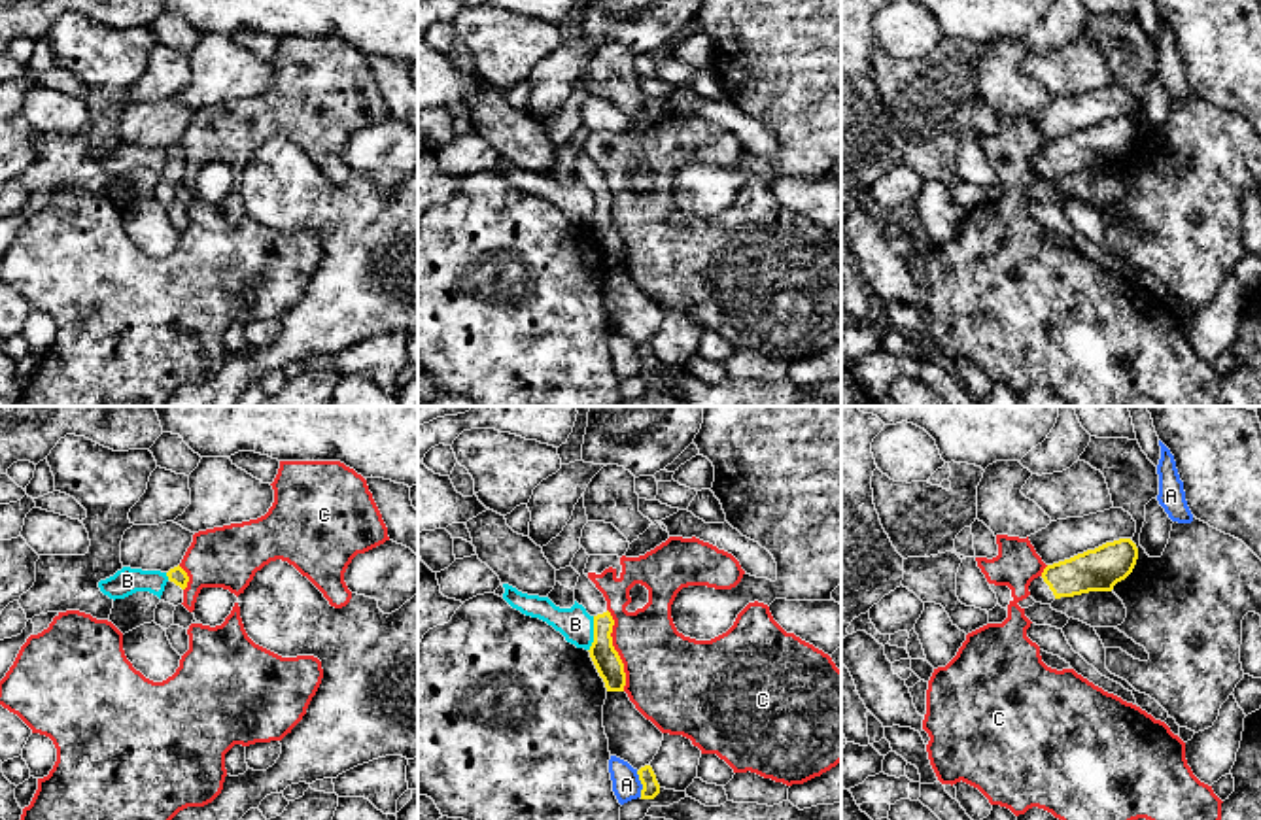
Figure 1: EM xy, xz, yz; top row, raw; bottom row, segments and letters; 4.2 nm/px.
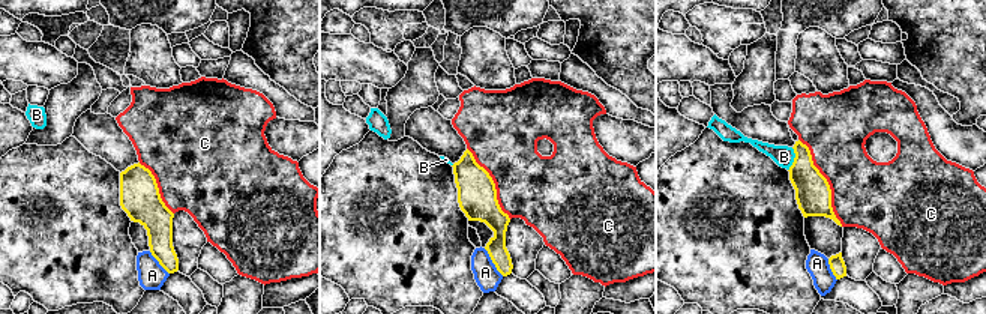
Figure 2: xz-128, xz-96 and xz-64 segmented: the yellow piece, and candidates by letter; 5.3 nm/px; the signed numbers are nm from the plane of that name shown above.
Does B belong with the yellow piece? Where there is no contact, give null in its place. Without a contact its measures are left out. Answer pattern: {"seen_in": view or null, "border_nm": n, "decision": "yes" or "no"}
{"seen_in": "xz", "border_nm": 150, "decision": "no"}

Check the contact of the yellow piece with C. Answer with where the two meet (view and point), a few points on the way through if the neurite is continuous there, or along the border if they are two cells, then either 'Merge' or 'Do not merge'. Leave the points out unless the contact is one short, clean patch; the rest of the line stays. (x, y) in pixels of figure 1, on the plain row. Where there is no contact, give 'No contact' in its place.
Touches yellow at xz (615, 227). Do not merge

